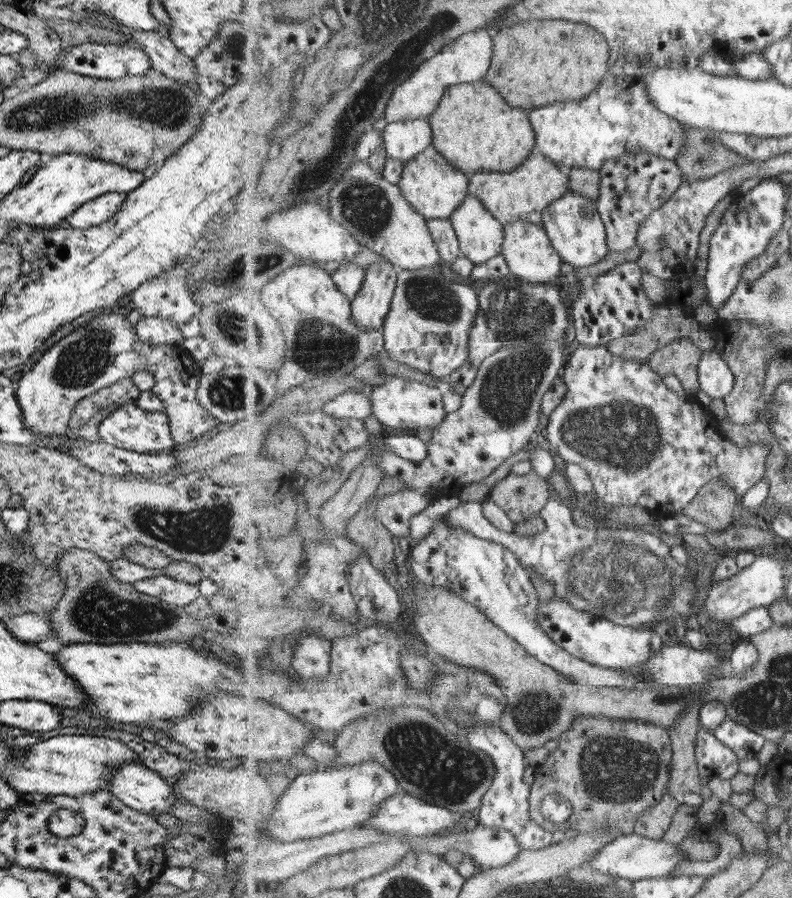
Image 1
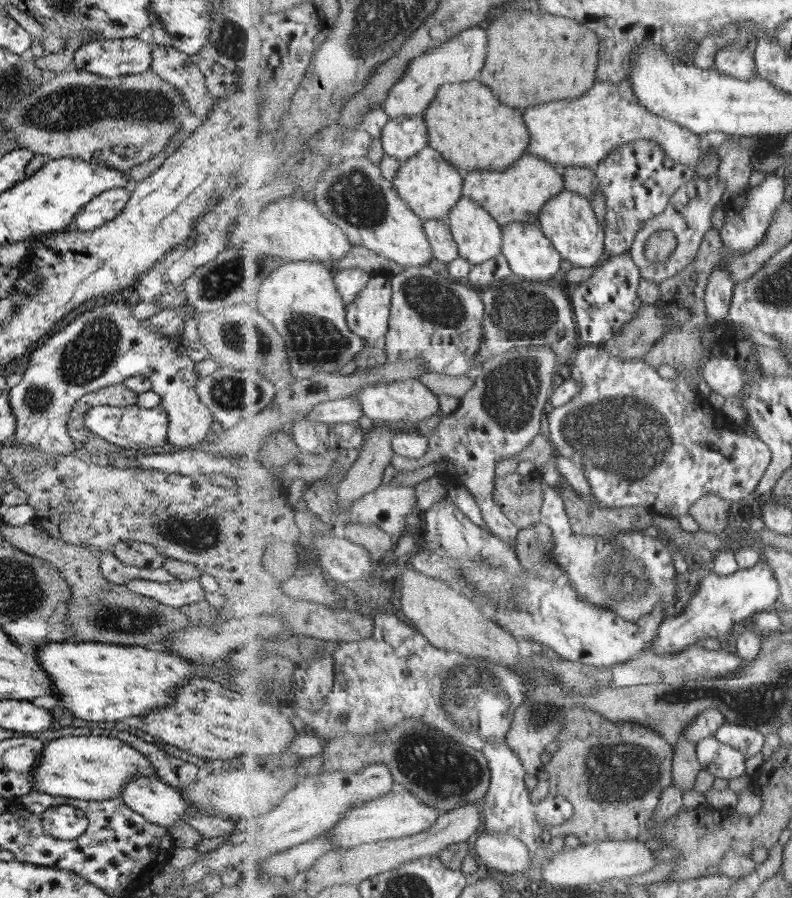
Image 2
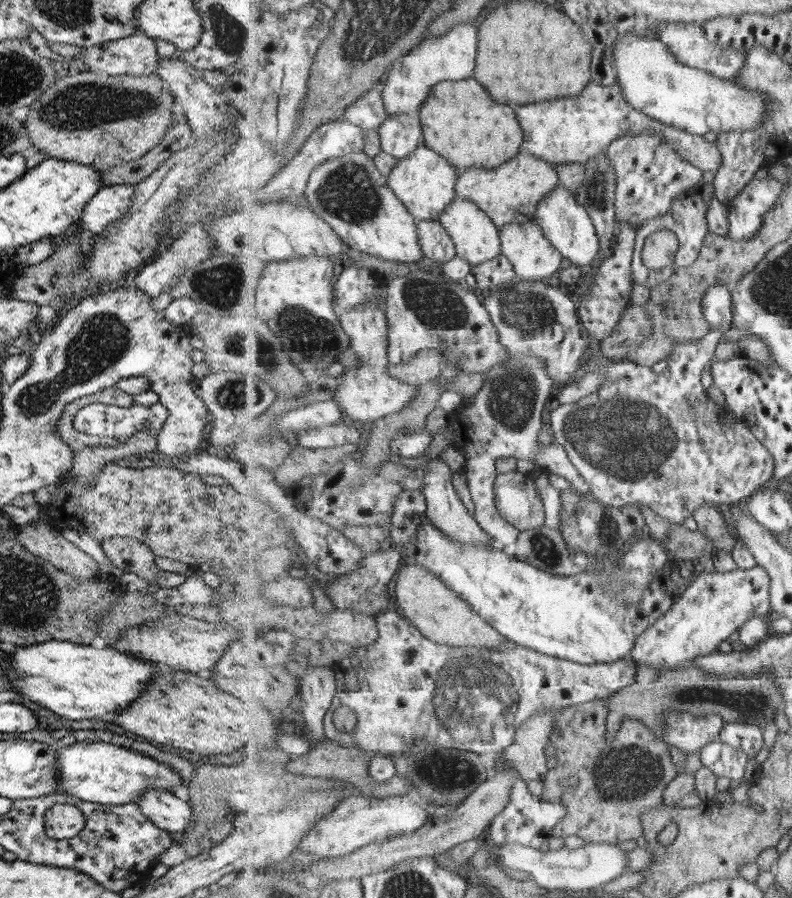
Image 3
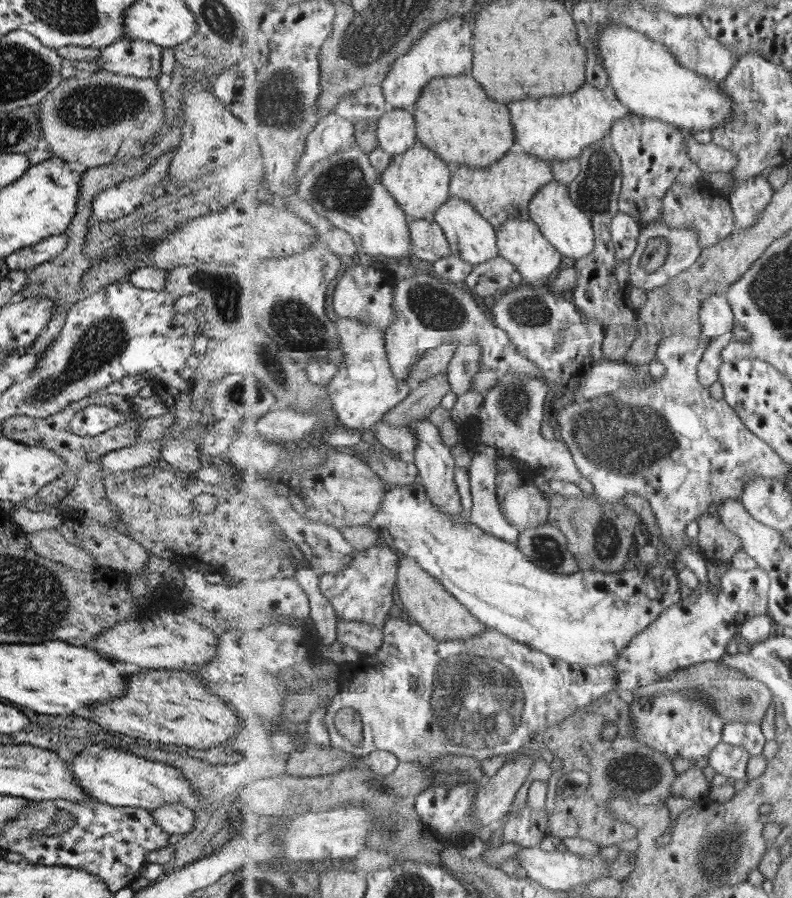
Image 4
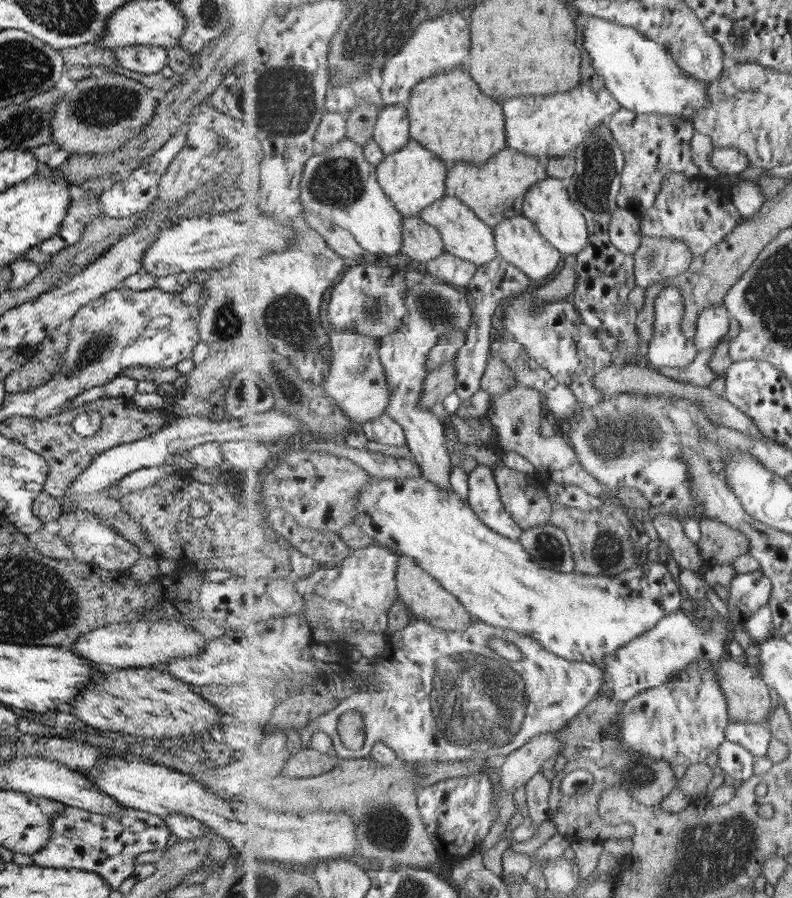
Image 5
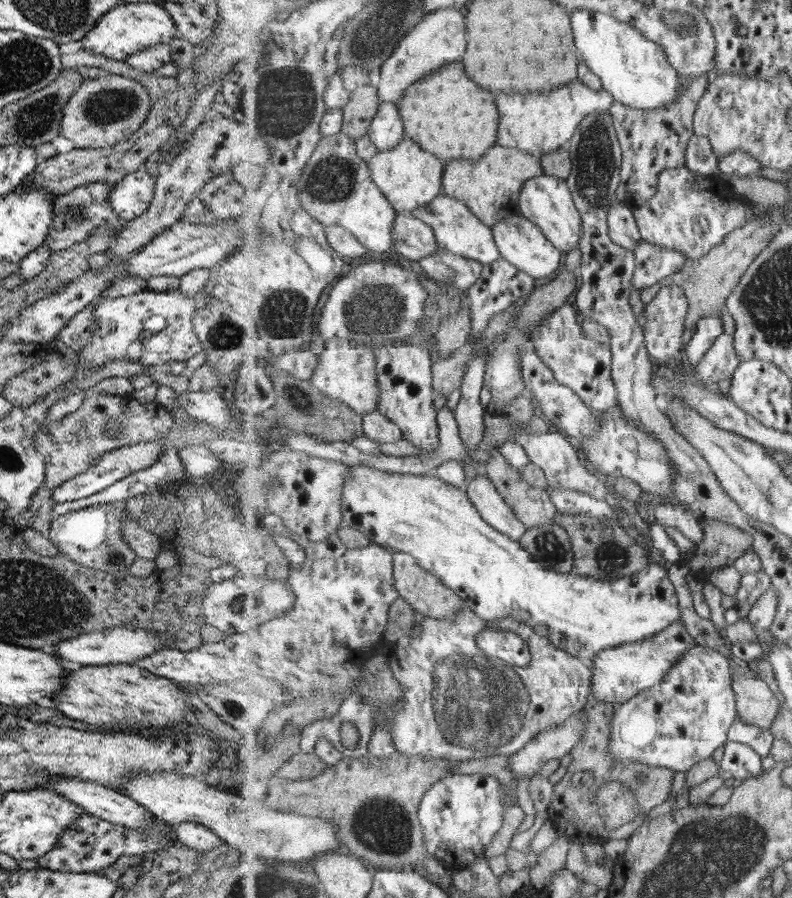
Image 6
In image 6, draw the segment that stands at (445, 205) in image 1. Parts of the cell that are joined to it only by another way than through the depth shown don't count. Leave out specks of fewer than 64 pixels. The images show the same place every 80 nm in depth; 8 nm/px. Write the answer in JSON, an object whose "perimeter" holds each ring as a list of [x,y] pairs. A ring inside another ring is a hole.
{"perimeter":[[[408,136],[392,151],[379,151],[368,164],[372,170],[373,183],[385,193],[399,214],[413,214],[416,208],[424,207],[444,192],[445,162],[428,150],[421,149]]]}

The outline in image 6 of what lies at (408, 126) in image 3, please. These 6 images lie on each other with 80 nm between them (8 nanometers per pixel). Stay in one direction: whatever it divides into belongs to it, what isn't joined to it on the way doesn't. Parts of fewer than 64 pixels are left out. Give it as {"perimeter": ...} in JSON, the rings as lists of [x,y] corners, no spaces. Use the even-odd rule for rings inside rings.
{"perimeter":[[[380,102],[368,136],[381,152],[392,151],[401,144],[407,135],[404,118],[401,117],[401,108],[397,103]]]}

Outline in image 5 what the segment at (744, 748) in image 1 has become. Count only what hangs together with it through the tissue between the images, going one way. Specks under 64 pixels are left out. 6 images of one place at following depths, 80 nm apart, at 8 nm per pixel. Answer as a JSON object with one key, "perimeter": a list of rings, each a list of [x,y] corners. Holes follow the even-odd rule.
{"perimeter":[[[735,722],[729,724],[725,736],[760,757],[765,756],[769,750],[771,730],[765,724]]]}

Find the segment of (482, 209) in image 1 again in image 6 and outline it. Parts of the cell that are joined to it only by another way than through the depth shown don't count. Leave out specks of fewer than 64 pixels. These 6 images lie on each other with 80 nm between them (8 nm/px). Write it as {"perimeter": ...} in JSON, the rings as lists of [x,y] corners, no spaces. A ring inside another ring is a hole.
{"perimeter":[[[441,194],[424,207],[416,208],[413,214],[433,228],[437,234],[437,243],[439,243],[440,249],[461,257],[477,260],[484,265],[495,263],[496,260],[501,258],[492,227],[485,224],[464,201]]]}

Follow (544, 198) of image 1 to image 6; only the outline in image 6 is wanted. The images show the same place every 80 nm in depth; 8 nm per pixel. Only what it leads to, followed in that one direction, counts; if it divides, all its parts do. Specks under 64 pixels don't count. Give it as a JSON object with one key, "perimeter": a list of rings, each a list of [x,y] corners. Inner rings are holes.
{"perimeter":[[[500,145],[491,148],[481,160],[461,158],[445,163],[443,194],[464,201],[485,224],[495,226],[501,219],[519,213],[520,194],[525,184],[545,175],[539,156]]]}

